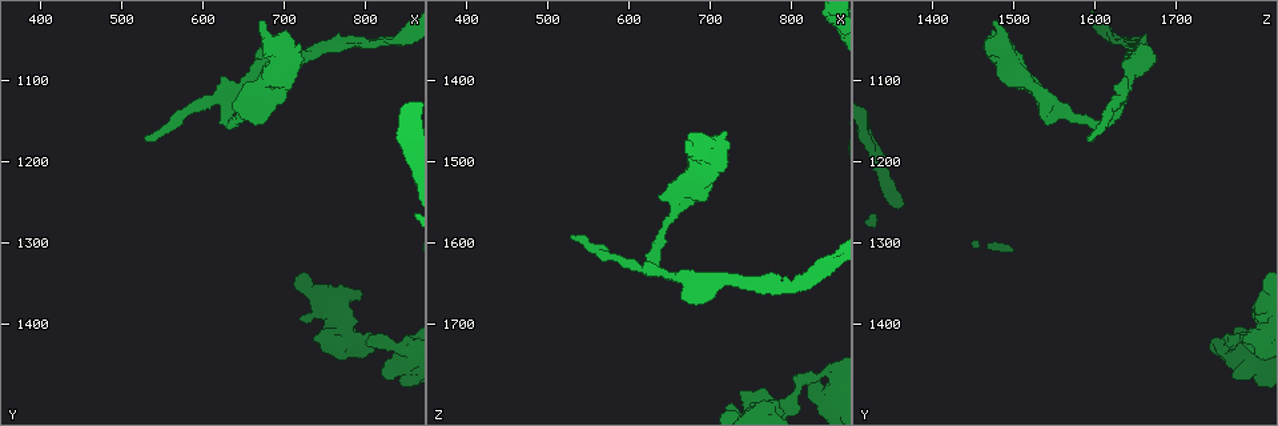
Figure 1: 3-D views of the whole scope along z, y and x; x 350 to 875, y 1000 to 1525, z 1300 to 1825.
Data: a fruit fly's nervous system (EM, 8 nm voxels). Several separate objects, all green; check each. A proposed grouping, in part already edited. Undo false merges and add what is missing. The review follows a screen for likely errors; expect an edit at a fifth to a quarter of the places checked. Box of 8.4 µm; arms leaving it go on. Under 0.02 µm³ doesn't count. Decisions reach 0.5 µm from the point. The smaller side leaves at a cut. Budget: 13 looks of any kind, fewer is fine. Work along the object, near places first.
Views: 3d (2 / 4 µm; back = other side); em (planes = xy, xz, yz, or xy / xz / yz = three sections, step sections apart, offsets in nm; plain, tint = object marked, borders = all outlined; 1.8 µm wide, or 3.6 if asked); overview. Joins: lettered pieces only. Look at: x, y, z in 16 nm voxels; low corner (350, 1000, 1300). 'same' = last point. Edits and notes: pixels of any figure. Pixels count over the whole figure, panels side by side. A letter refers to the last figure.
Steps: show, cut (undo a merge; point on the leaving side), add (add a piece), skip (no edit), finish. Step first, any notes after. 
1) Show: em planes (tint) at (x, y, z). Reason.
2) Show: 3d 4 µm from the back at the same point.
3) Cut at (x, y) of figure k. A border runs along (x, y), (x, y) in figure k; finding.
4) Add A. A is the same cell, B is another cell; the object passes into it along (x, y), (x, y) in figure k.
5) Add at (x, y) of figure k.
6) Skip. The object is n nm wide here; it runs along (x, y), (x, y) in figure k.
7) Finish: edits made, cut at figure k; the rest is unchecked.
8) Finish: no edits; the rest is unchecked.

Show: em yz step 16 (borders) at (665, 1155, 1545). Free end.

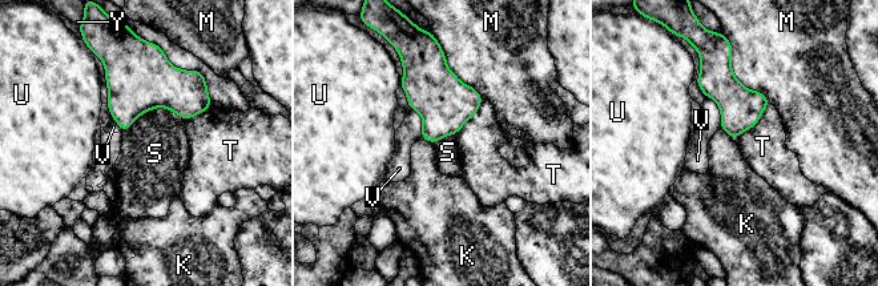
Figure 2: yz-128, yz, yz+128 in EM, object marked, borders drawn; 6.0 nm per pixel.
Show: em planes (borders) at the same point.

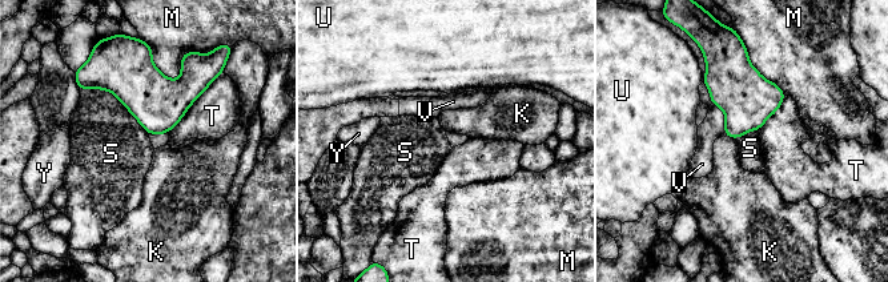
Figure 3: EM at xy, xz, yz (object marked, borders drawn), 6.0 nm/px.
Skip. K, M, S, T, U, V and Y are other cells; a border runs along (80, 88), (109, 91), (148, 135) in figure 3; no lettered piece goes on from it.

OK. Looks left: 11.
Show: 3d 4 µm at (720, 1055, 1460). Stops while still wide.

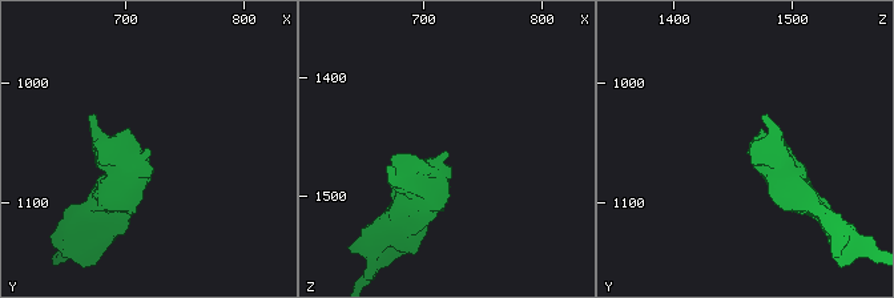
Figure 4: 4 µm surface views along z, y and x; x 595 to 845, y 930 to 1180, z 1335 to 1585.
Show: em planes (plain) at (718, 1054, 1462). Shape alone is not enough.

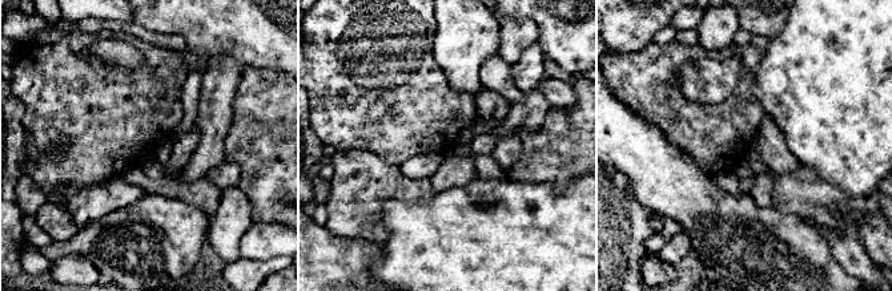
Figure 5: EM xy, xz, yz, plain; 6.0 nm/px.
Show: em planes (borders) at the same point. What lies round it.

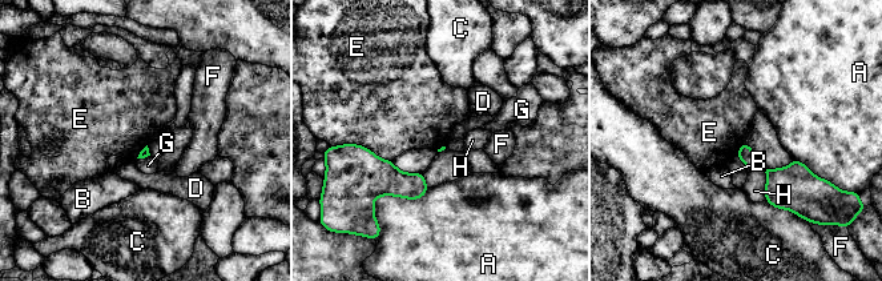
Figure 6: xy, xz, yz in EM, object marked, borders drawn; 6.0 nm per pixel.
Skip. A, B, C, D, E, F, G and H are other cells; a border runs along (349, 143), (363, 145), (391, 161) in figure 6; no lettered piece goes on from it.

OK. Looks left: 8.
Show: 3d 2 µm at (620, 1095, 1635). Tapers out.

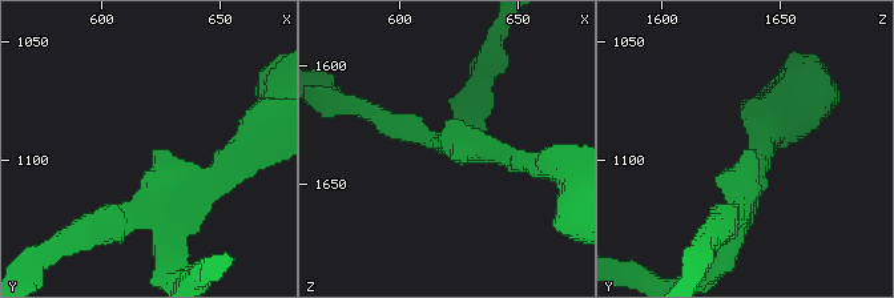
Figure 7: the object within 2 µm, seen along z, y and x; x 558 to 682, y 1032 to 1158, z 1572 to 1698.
Show: em xz step 16 (borders) at (624, 1095, 1637).

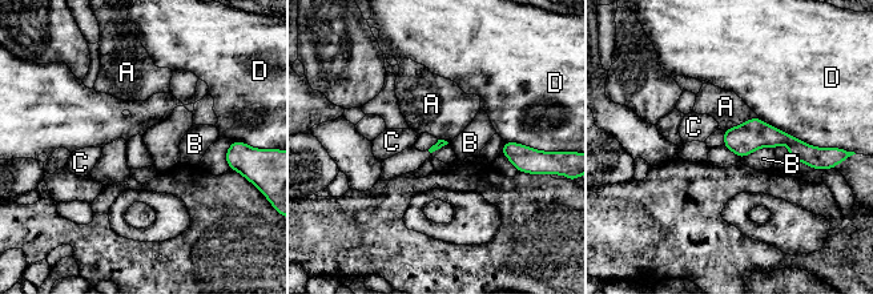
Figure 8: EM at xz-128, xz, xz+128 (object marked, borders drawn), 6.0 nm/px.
Show: em planes (borders) at the same point.

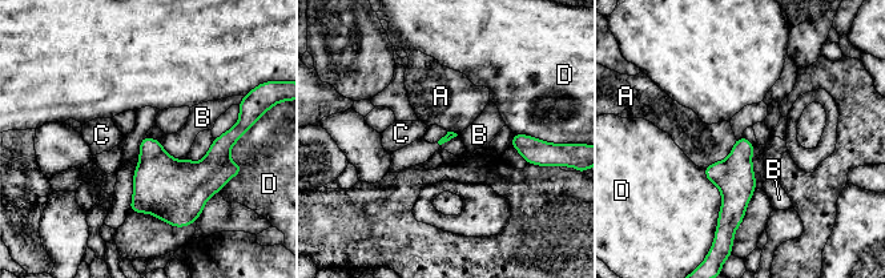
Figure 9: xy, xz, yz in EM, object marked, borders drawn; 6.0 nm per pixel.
Skip. A, B, C and D are other cells; a border runs along (736, 140), (725, 158), (704, 169) in figure 9; no lettered piece goes on from it.

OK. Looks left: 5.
Show: em planes (borders) at (530, 1170, 1595). Tapers out.

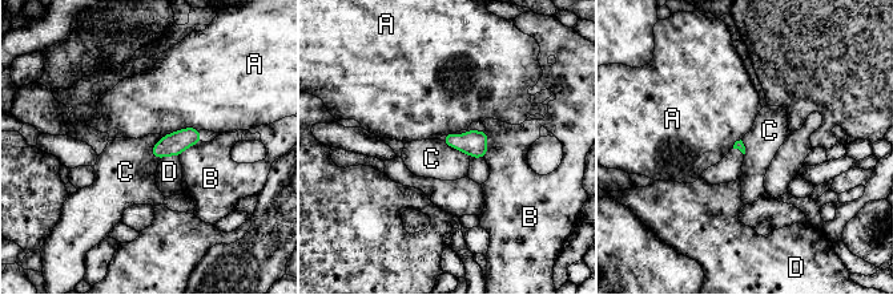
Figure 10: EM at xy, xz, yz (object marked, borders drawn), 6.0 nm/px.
Add D. D is the same cell, A, B and C are other cells; it goes on there.

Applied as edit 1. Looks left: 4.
Show: em 3.6 µm xz step 16 (tint) at (835, 1465, 1770). Free end.

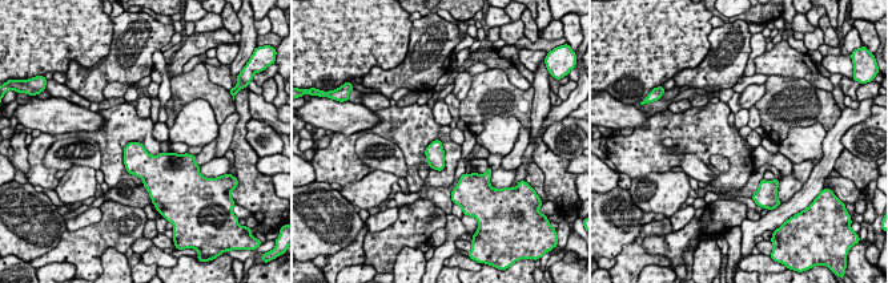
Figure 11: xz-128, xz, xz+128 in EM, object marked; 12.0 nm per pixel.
Show: em 3.6 µm planes (tint) at the same point.

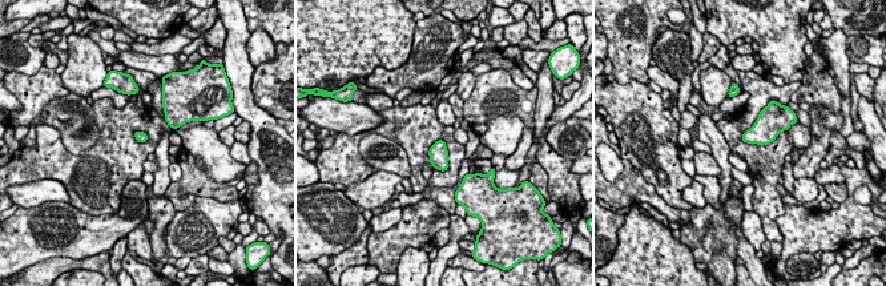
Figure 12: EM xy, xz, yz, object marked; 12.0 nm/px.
Show: em 3.6 µm planes (borders) at the same point.

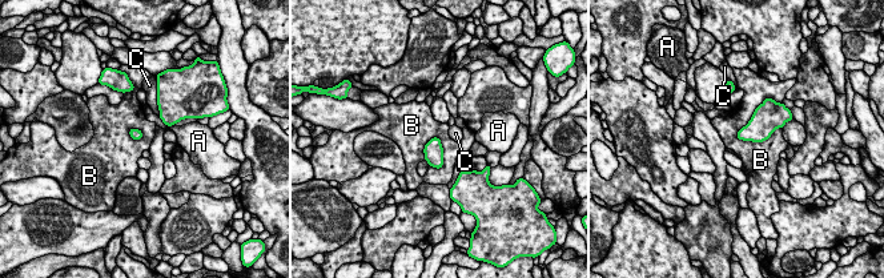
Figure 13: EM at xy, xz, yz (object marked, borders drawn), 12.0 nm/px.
Skip. The longest contact is with B, 600 nm; A, B and C are other cells; a border runs along (764, 101), (738, 132), (739, 140) in figure 13; none of them fits.

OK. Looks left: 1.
Finish: edits made, add at figure 10; the rest is unchecked.

